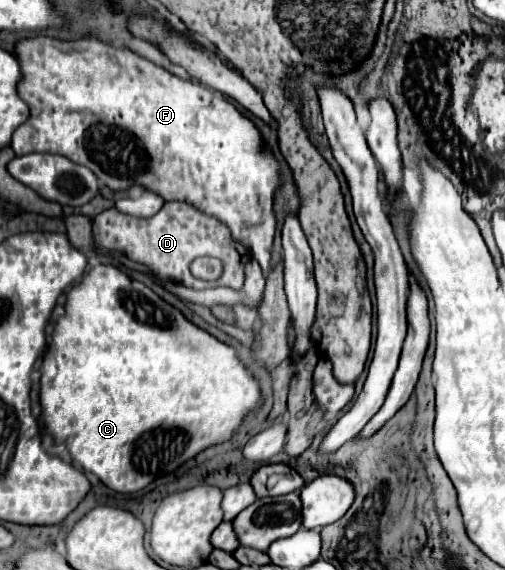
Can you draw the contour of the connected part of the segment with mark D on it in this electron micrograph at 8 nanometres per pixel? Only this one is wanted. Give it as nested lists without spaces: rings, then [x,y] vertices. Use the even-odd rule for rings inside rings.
[[[182,201],[164,203],[164,207],[154,217],[148,217],[148,219],[136,219],[112,207],[96,215],[92,223],[92,233],[94,233],[94,241],[100,253],[120,251],[128,259],[148,265],[162,279],[170,279],[174,283],[182,283],[192,289],[208,289],[208,287],[226,285],[238,291],[244,285],[244,263],[248,259],[248,251],[232,241],[230,231],[218,219],[196,211],[188,203],[182,203]],[[204,255],[218,257],[222,261],[224,271],[220,279],[202,281],[202,279],[192,277],[188,265],[196,257],[204,257]]]

